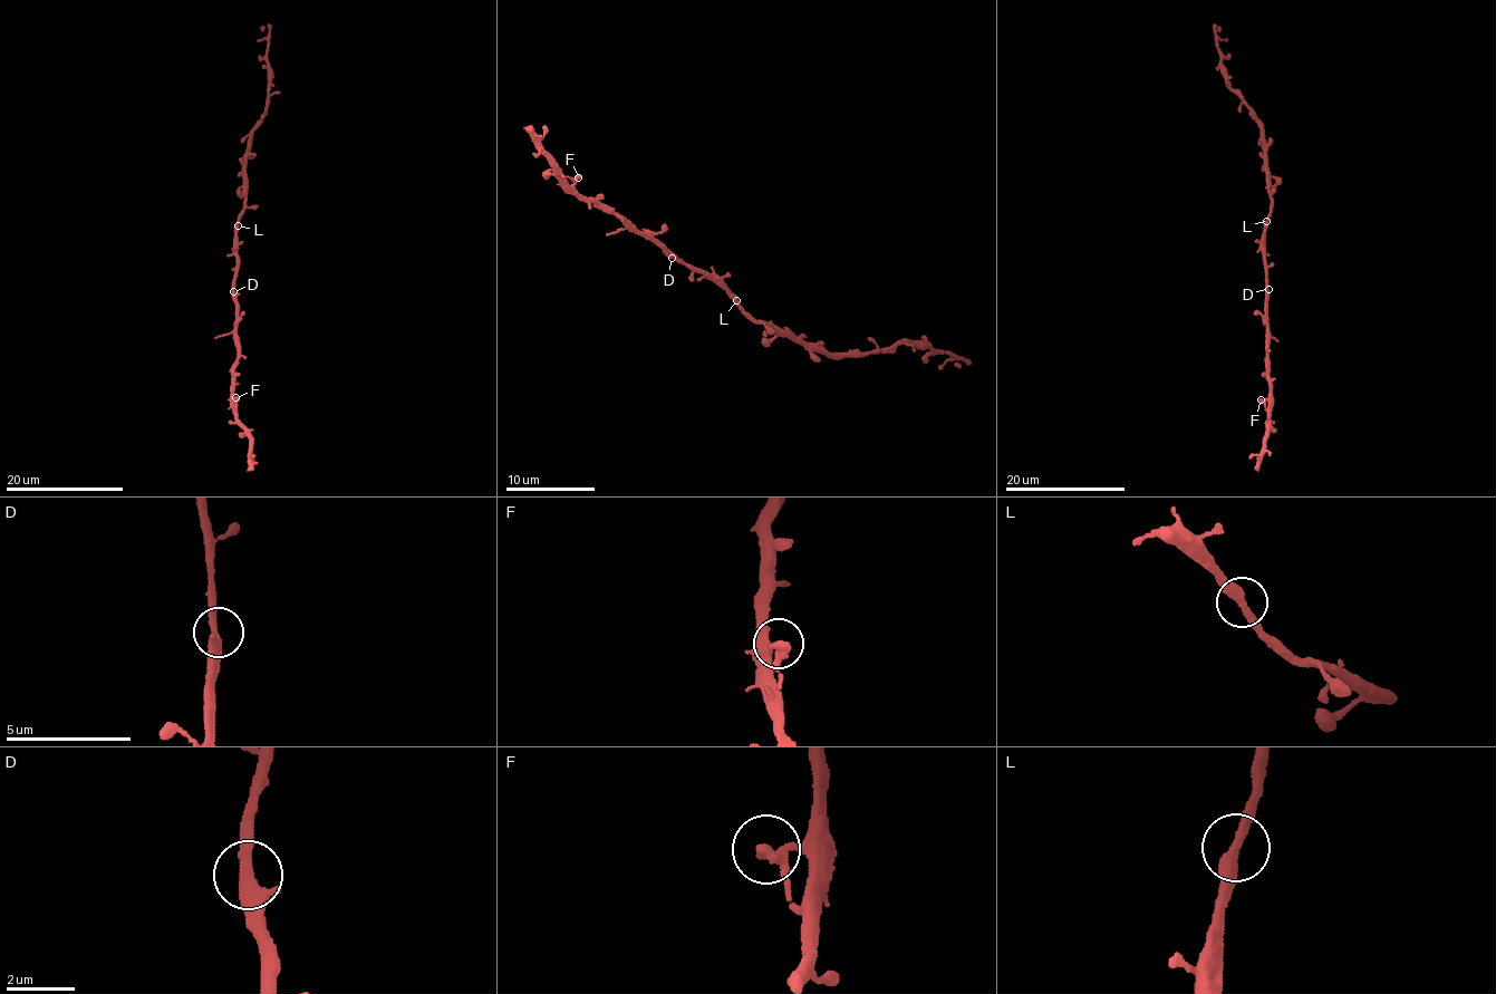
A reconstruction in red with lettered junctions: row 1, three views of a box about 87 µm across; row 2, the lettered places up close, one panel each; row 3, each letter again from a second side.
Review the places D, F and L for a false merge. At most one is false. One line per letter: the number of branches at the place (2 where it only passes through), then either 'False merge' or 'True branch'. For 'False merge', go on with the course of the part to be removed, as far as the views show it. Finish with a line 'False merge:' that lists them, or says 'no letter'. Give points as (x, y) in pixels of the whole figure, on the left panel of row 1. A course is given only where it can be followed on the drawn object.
D: Branches: 2. True branch
F: Branches: 2. True branch
L: Branches: 2. True branch
False merge: no letter

